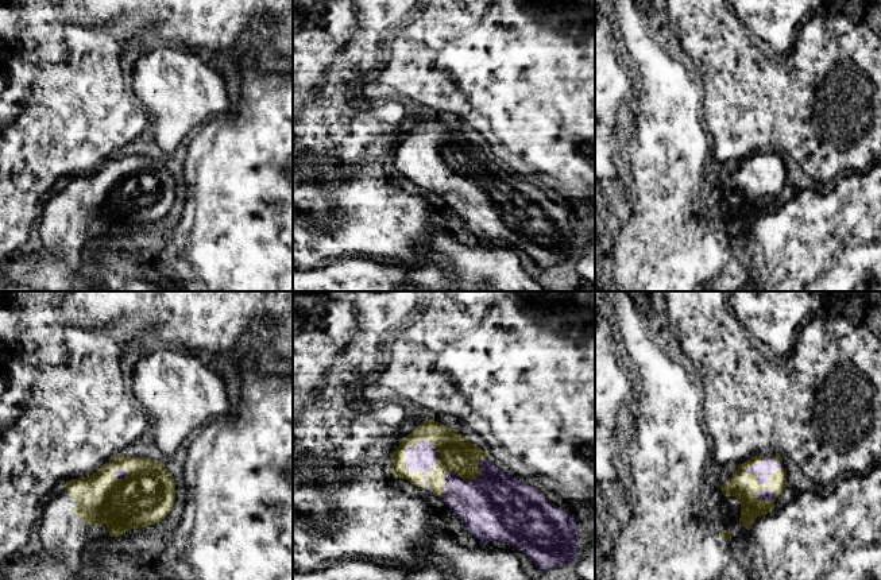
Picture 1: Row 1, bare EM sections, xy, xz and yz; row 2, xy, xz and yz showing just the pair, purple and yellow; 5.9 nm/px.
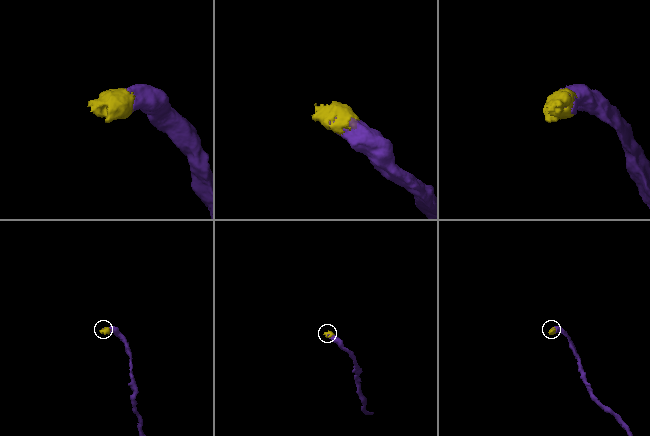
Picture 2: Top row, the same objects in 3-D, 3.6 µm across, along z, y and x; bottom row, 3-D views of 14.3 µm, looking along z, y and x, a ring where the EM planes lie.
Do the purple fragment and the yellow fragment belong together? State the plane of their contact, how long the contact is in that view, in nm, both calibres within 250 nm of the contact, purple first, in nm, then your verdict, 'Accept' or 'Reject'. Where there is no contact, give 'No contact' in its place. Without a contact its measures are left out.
Touches purple in xz. Shared border 360 nm. Thickness 150 nm (purple) against 160 nm. Accept

